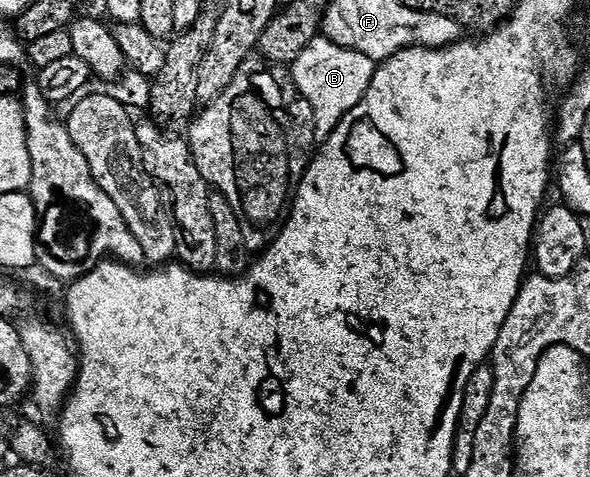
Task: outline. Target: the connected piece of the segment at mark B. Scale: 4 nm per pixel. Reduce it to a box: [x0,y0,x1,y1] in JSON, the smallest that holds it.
[291,35,376,143]

